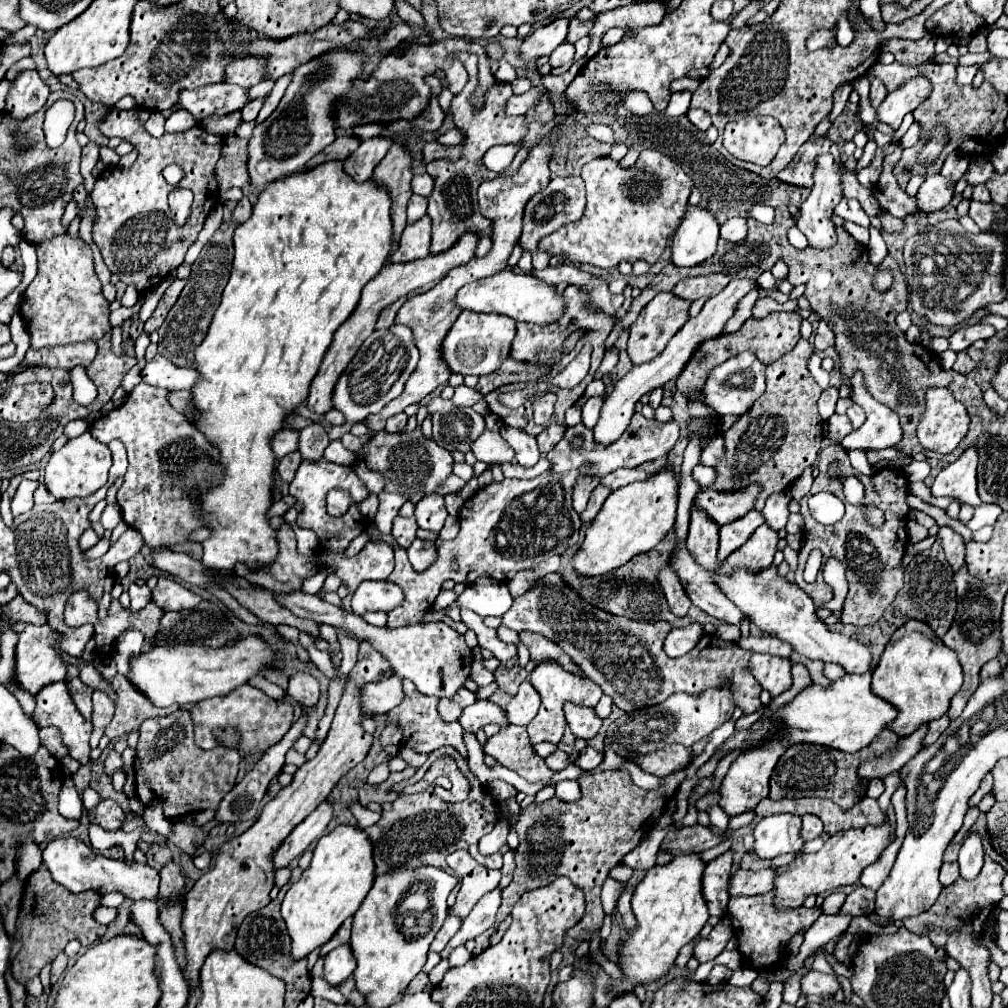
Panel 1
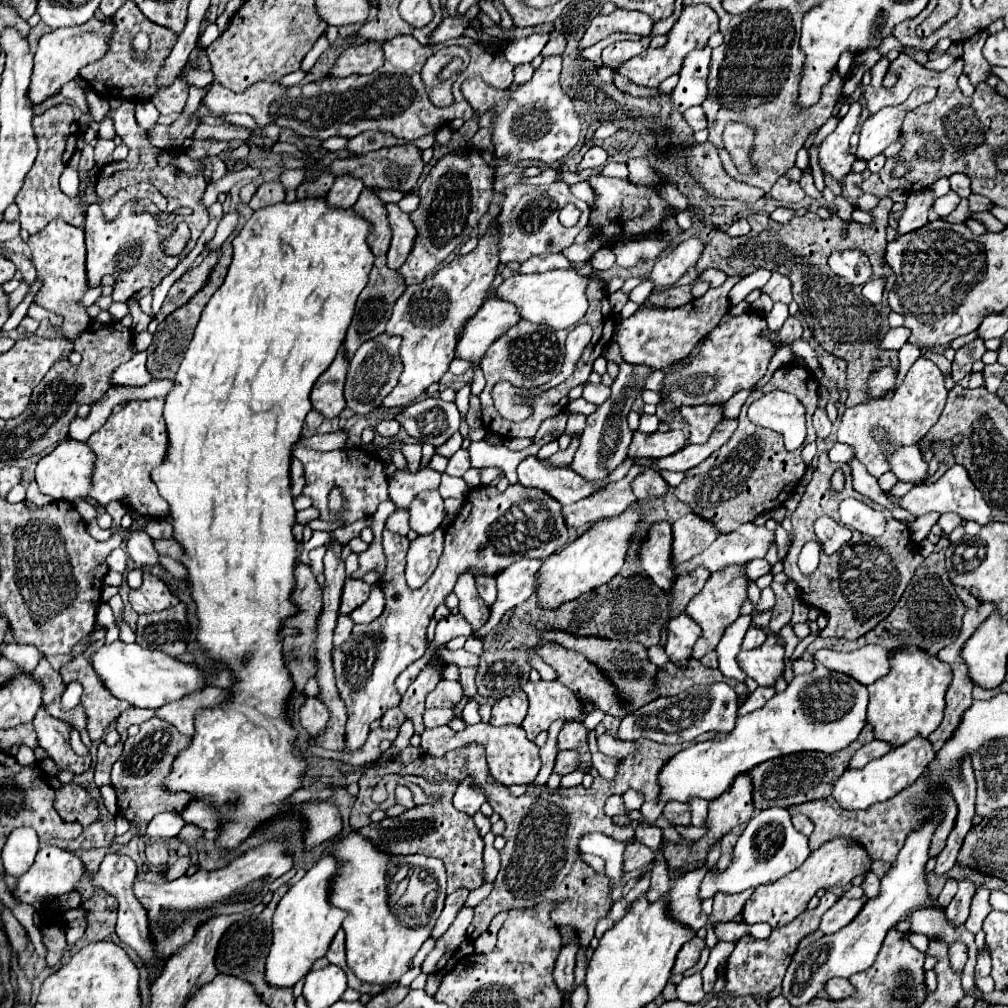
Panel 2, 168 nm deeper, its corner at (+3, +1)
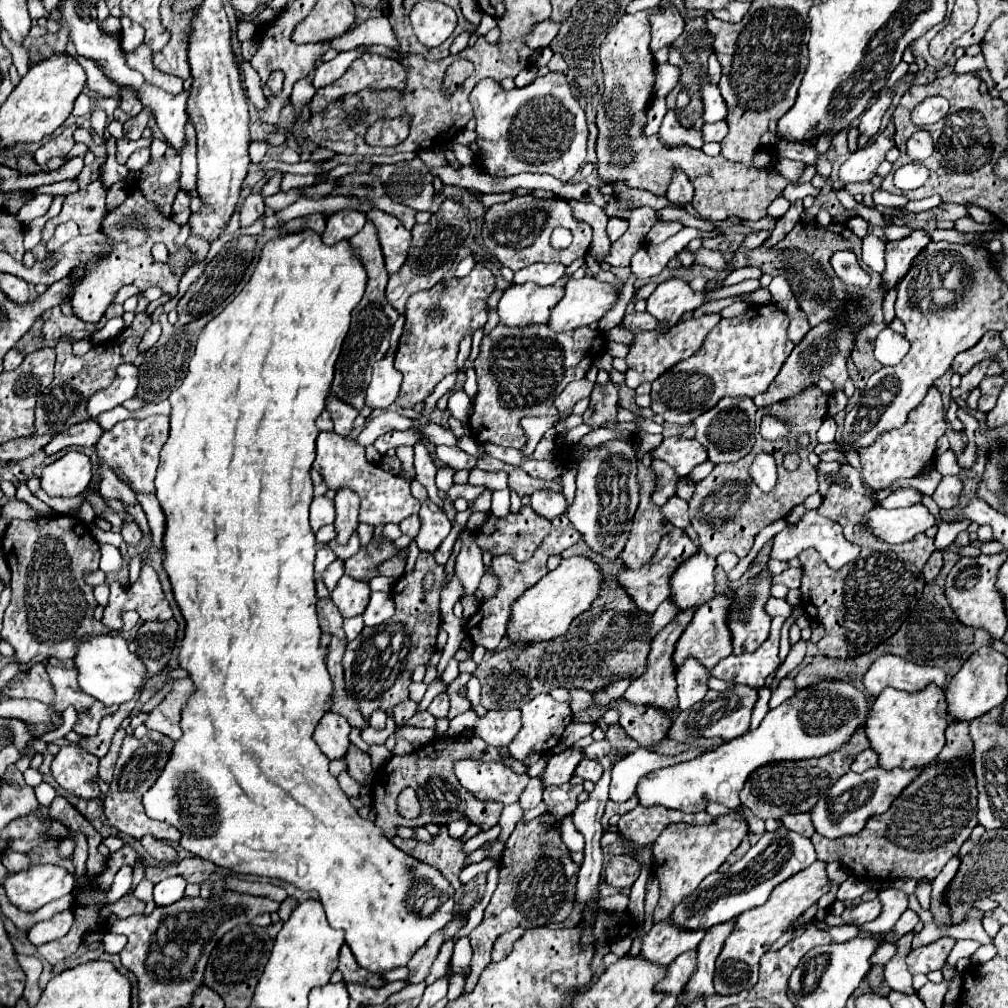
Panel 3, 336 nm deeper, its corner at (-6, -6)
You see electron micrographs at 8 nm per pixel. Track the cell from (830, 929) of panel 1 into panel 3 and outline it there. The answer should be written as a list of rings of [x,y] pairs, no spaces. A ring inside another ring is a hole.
[[[875,899],[875,901],[869,901],[869,903],[859,903],[859,905],[851,907],[851,909],[845,909],[841,917],[843,917],[847,923],[863,925],[863,923],[873,921],[879,913],[881,913],[881,903],[879,903],[879,899]]]

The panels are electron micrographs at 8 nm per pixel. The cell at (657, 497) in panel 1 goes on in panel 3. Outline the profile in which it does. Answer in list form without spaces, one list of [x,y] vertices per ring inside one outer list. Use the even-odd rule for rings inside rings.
[[[583,555],[561,559],[557,569],[549,571],[535,587],[525,591],[523,599],[517,599],[517,603],[513,603],[507,635],[517,645],[531,641],[551,641],[563,635],[569,629],[571,621],[591,607],[591,603],[601,595],[601,589],[603,573],[597,563],[593,563],[593,559]]]

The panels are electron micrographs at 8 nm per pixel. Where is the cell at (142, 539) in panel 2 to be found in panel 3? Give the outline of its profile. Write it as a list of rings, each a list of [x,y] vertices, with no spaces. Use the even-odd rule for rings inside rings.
[[[125,521],[123,529],[121,529],[121,535],[123,535],[127,545],[135,545],[137,547],[141,543],[141,529],[137,527],[135,521]]]

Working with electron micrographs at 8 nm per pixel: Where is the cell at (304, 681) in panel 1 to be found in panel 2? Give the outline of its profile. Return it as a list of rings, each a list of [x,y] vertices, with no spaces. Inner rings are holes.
[[[306,698],[304,706],[300,708],[300,724],[310,736],[318,736],[326,730],[330,712],[326,704],[318,698]]]

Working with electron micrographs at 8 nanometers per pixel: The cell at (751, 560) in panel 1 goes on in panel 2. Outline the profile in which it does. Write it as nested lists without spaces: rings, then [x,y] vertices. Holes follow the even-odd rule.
[[[728,566],[726,570],[712,574],[708,578],[708,582],[704,584],[704,588],[688,602],[686,614],[694,622],[698,622],[700,628],[702,628],[702,634],[700,634],[698,642],[694,644],[694,654],[692,654],[696,660],[700,660],[704,654],[712,652],[718,646],[724,630],[740,616],[740,606],[742,606],[742,602],[746,598],[748,582],[750,580],[742,574],[742,566]]]

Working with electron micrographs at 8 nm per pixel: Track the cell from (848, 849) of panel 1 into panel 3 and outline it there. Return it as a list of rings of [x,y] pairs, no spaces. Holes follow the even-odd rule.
[[[815,861],[811,867],[799,871],[799,875],[793,875],[791,879],[787,879],[787,883],[781,883],[779,887],[775,887],[775,891],[771,893],[771,899],[767,899],[767,903],[741,913],[737,917],[735,931],[727,939],[723,951],[717,959],[715,993],[733,995],[733,993],[751,989],[757,983],[761,955],[765,951],[769,951],[769,945],[775,943],[781,935],[785,935],[787,929],[793,925],[793,921],[797,921],[829,889],[831,889],[831,879],[827,877],[827,863]]]

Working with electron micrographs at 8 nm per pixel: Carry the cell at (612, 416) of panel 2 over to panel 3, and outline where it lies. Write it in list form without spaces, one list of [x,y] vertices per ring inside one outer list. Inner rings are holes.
[[[611,439],[599,447],[593,447],[589,455],[579,463],[577,493],[573,505],[567,511],[567,517],[579,529],[579,533],[583,533],[587,545],[609,559],[617,557],[623,551],[631,531],[633,513],[639,503],[639,483],[635,475],[637,475],[635,449],[631,447],[631,443],[619,439]],[[599,483],[603,483],[603,497]]]

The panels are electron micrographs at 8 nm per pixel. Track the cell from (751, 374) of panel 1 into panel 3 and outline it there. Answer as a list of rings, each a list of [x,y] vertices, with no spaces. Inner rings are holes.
[[[751,305],[745,315],[733,317],[733,319],[721,319],[719,327],[707,335],[707,343],[687,361],[677,363],[671,367],[671,371],[665,371],[659,379],[653,381],[651,391],[651,409],[653,413],[661,415],[667,423],[673,425],[689,425],[693,419],[697,419],[701,413],[709,411],[717,405],[723,397],[755,397],[773,383],[779,369],[787,361],[789,353],[793,351],[793,343],[787,339],[787,327],[789,327],[789,315],[783,313],[777,305]]]

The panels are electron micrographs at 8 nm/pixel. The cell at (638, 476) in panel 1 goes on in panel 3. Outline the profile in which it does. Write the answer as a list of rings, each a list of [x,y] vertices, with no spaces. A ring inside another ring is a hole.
[[[673,495],[663,507],[661,507],[663,517],[667,517],[675,527],[687,527],[689,525],[689,517],[687,517],[687,501],[679,499],[677,495]]]

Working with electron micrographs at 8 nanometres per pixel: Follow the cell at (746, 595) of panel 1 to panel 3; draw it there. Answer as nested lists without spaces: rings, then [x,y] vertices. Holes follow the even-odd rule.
[[[881,655],[863,675],[863,685],[867,693],[879,695],[885,687],[895,687],[901,691],[919,691],[927,683],[937,683],[943,687],[945,671],[939,667],[915,665],[899,655]]]

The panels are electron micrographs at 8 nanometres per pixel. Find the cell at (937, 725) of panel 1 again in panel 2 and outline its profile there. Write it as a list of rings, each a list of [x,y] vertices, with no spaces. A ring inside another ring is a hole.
[[[914,738],[906,742],[904,746],[890,750],[886,756],[872,760],[864,768],[846,768],[846,772],[834,782],[834,800],[844,810],[864,810],[874,802],[884,802],[892,796],[896,796],[906,786],[914,784],[928,768],[928,764],[934,760],[932,746],[926,738]]]

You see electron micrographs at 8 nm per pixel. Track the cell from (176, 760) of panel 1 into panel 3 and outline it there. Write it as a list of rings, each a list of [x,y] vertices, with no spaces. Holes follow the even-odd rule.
[[[149,731],[145,739],[135,739],[133,735],[127,735],[125,741],[123,741],[123,747],[119,751],[119,759],[117,759],[117,765],[115,765],[115,775],[113,775],[113,783],[109,785],[109,793],[107,797],[103,799],[105,803],[105,817],[109,819],[109,823],[113,827],[117,827],[121,833],[127,833],[131,835],[133,839],[141,839],[143,835],[153,835],[155,839],[169,839],[170,843],[177,853],[181,848],[179,839],[181,839],[181,831],[165,821],[153,821],[153,819],[147,819],[147,813],[145,813],[145,807],[143,807],[143,793],[147,789],[151,789],[151,785],[159,779],[159,775],[163,773],[169,757],[171,757],[171,751],[175,747],[175,741],[159,731]]]

